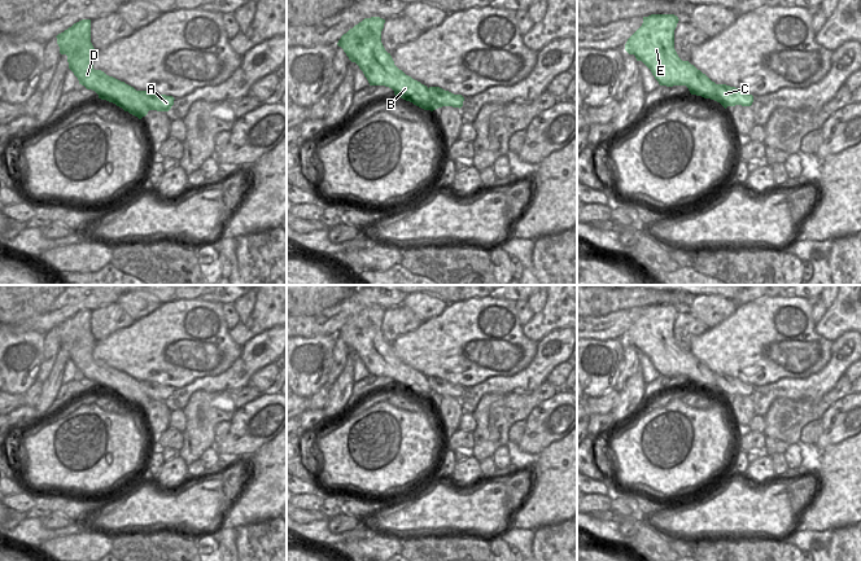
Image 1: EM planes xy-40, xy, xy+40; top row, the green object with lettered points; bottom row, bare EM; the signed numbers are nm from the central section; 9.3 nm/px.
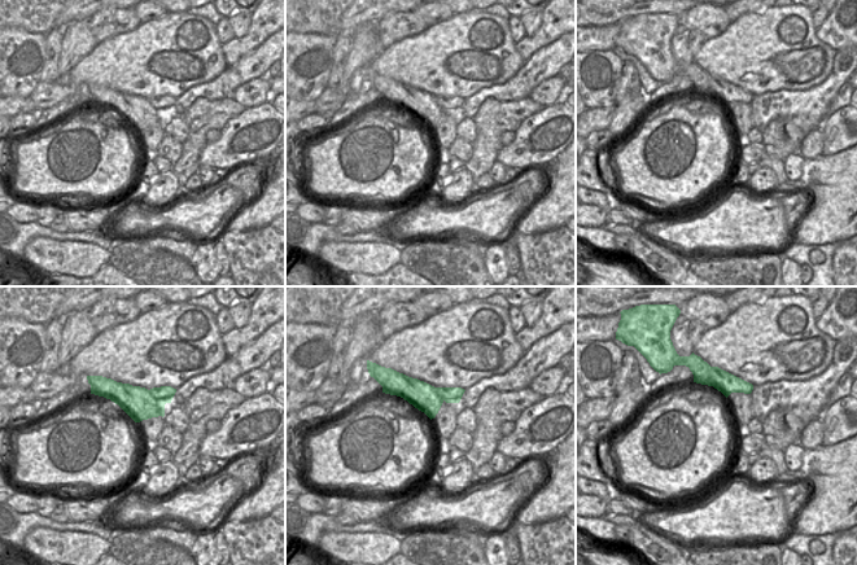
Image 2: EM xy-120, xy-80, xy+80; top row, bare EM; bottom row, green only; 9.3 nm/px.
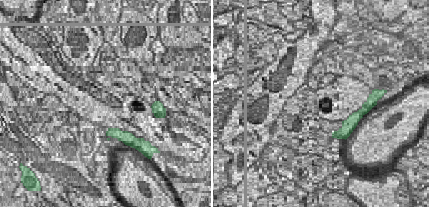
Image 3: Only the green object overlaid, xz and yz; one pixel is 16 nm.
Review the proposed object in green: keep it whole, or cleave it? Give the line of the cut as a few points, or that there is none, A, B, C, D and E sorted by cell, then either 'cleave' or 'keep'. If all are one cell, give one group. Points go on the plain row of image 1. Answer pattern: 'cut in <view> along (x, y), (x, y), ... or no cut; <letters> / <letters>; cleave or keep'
cut in xy along (427, 378), (432, 393), (429, 399); A C / B D E; cleave

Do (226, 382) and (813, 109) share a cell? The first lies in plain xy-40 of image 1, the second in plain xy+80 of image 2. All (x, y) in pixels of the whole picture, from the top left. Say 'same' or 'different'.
same

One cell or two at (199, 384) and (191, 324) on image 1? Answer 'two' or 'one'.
two

